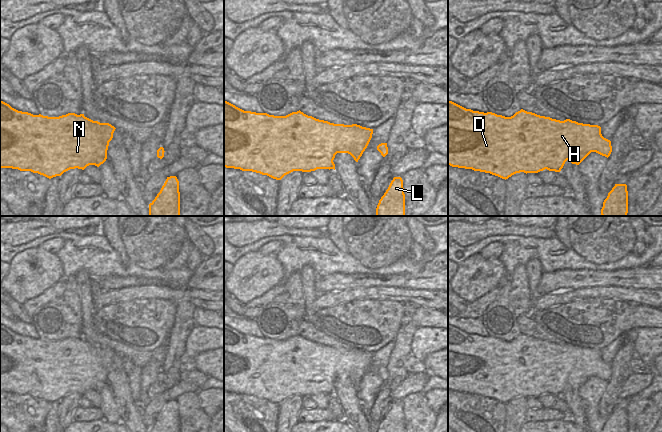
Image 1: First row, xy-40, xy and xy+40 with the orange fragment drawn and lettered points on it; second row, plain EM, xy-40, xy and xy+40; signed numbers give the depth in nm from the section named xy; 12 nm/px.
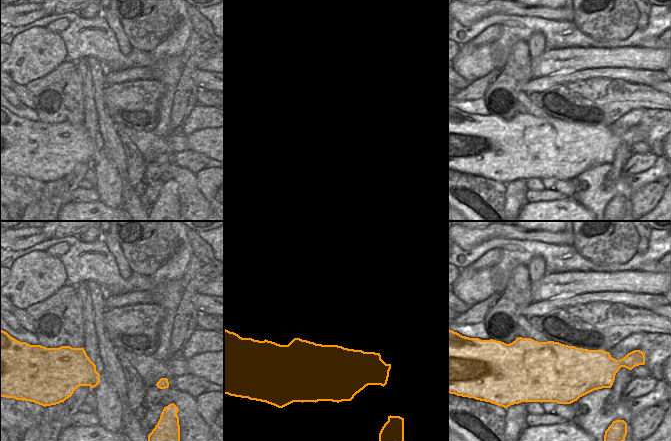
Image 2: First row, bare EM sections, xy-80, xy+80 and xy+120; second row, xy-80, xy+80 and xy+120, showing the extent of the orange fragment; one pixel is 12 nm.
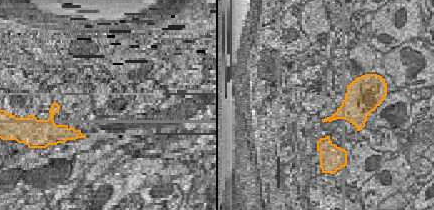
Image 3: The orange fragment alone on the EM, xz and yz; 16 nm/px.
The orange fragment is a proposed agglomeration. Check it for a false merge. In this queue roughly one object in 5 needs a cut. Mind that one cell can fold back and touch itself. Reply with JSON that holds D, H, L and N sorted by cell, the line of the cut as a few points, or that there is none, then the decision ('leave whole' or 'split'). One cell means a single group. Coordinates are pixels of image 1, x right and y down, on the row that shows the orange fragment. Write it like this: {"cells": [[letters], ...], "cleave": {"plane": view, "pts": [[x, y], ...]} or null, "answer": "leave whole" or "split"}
{"cells": [["D", "H", "L", "N"]], "cleave": null, "answer": "leave whole"}

